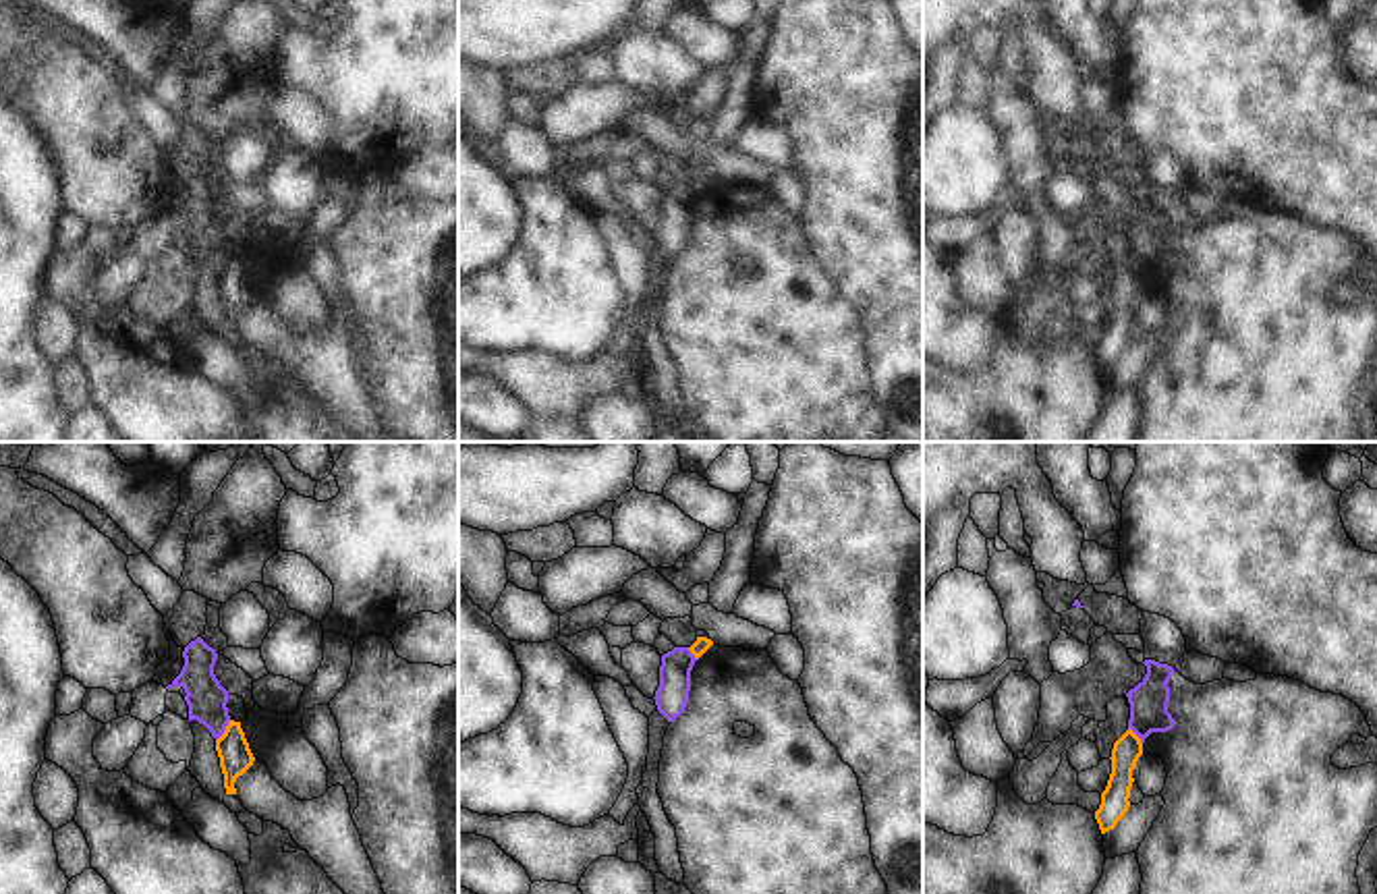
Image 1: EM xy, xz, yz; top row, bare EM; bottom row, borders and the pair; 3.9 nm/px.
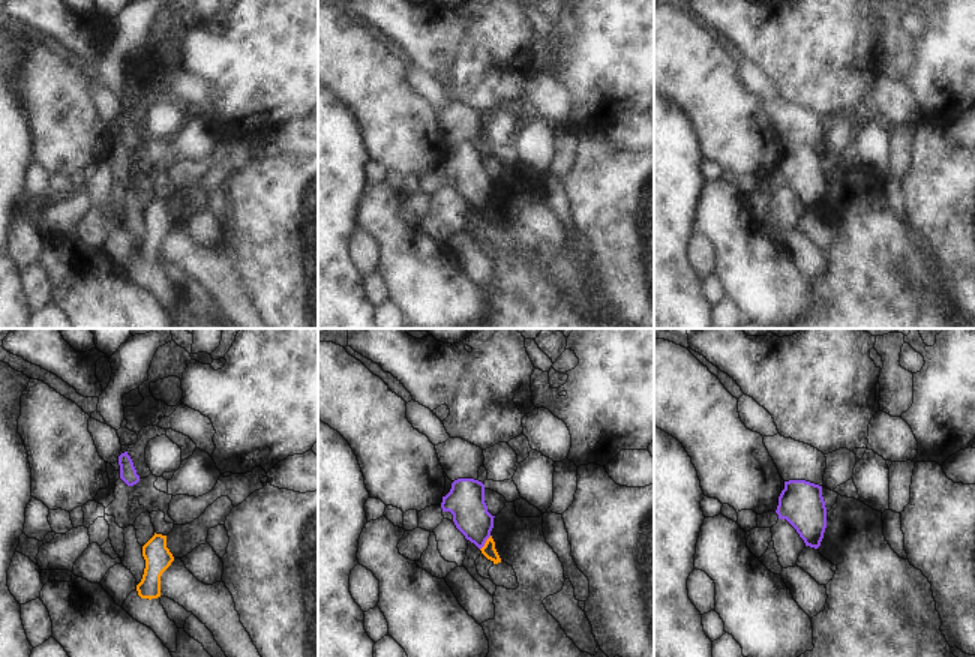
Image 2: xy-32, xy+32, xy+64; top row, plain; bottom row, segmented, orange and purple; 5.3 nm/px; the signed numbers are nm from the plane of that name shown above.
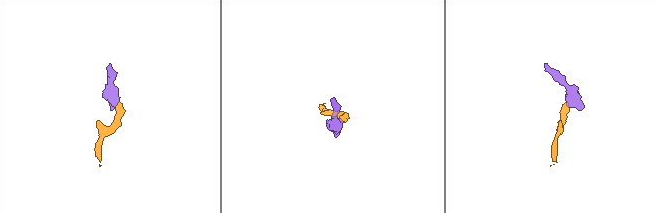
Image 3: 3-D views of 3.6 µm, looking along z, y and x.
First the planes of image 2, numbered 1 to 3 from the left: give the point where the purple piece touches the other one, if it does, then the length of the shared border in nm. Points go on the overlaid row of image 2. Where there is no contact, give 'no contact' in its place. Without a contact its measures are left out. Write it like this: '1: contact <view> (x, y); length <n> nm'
1: no contact
2: contact xy+32 (485, 543); length 100 nm
3: no contact

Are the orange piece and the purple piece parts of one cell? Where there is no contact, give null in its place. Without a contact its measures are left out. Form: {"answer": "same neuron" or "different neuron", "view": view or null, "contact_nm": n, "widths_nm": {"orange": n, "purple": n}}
{"answer": "different neuron", "view": "xy", "contact_nm": 110, "widths_nm": {"orange": 130, "purple": 160}}

